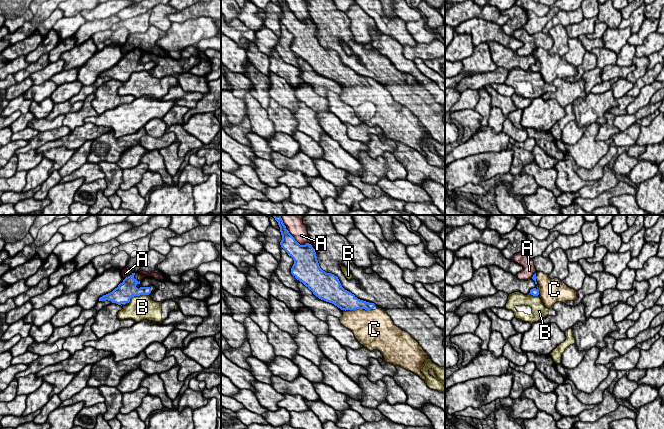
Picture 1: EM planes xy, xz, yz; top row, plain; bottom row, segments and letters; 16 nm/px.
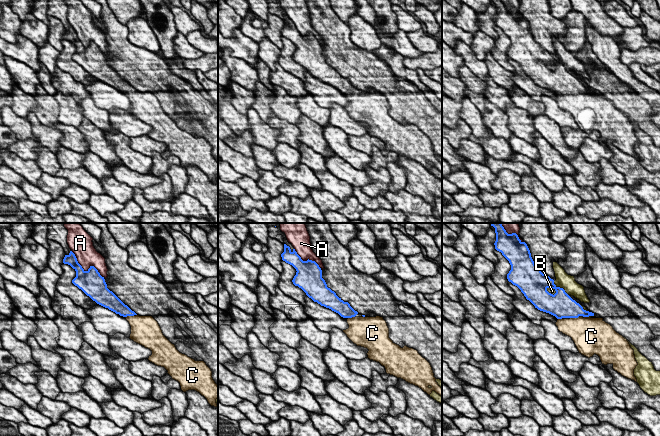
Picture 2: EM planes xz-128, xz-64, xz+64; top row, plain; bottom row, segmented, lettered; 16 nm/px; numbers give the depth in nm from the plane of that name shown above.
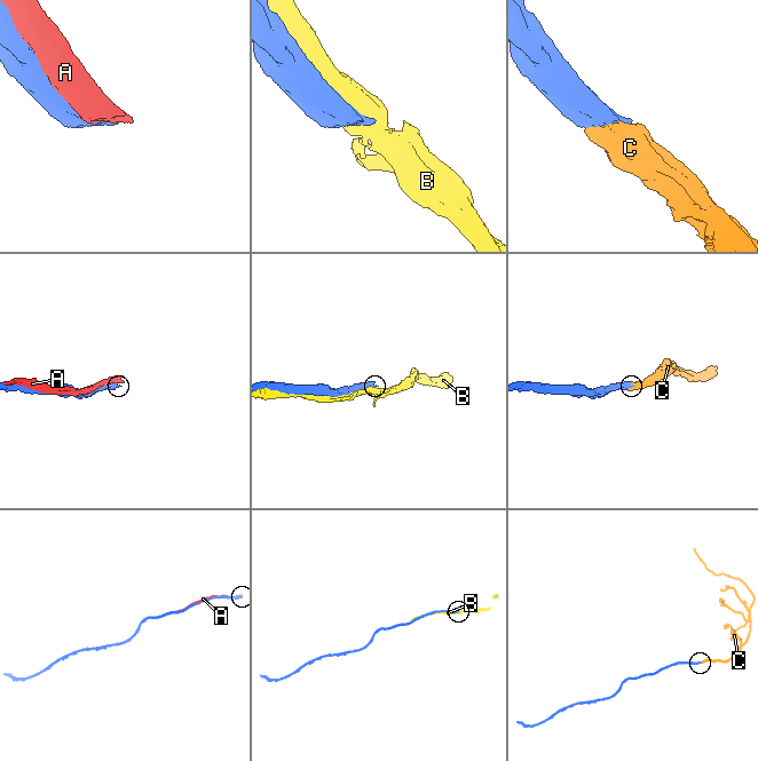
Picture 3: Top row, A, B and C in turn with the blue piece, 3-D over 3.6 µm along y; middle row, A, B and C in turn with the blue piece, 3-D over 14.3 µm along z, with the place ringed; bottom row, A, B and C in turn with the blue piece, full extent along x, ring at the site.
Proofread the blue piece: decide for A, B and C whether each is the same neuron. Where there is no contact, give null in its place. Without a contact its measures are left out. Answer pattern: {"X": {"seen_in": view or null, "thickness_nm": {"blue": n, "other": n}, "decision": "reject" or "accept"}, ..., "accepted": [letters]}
{"A": {"seen_in": "xz", "thickness_nm": {"blue": 380, "other": 260}, "decision": "reject"}, "B": {"seen_in": "xy", "thickness_nm": {"blue": 300, "other": 400}, "decision": "reject"}, "C": {"seen_in": "xz", "thickness_nm": {"blue": 320, "other": 420}, "decision": "accept"}, "accepted": ["C"]}

